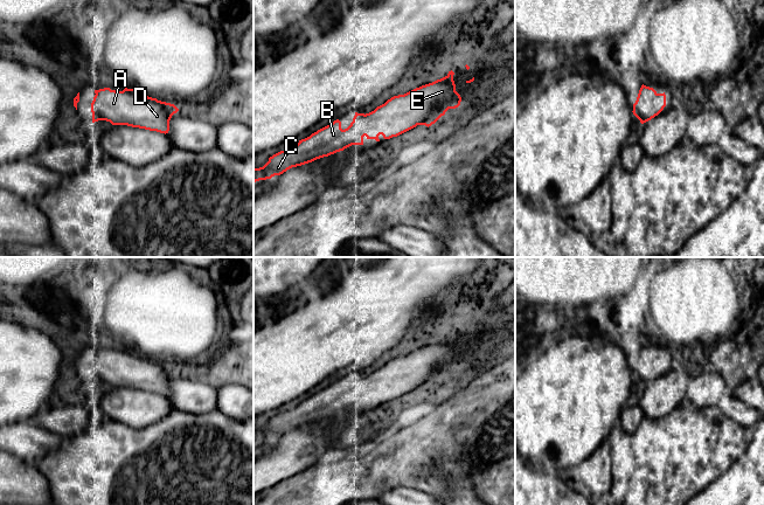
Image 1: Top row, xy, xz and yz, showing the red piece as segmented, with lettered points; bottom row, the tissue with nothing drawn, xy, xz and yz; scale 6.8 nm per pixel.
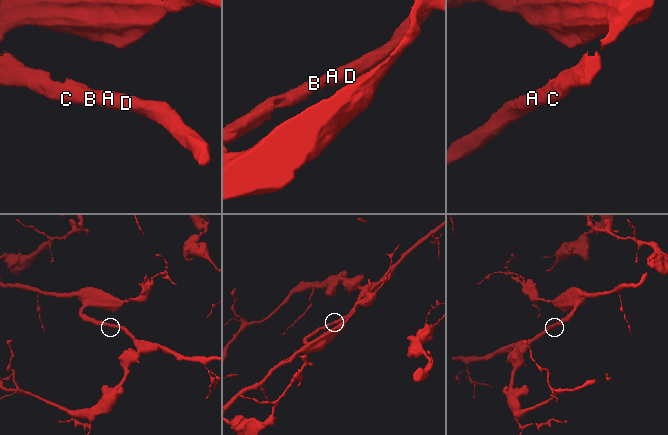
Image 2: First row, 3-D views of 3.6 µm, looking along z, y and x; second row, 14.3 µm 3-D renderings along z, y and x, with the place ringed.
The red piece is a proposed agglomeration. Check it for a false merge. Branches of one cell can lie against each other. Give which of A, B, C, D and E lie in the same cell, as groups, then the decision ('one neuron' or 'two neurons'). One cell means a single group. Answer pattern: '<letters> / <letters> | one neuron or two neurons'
A B C D E | one neuron

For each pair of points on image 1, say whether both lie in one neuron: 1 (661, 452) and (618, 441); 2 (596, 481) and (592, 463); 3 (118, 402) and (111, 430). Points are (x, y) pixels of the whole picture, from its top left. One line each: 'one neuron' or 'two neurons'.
1: two neurons
2: one neuron
3: two neurons

